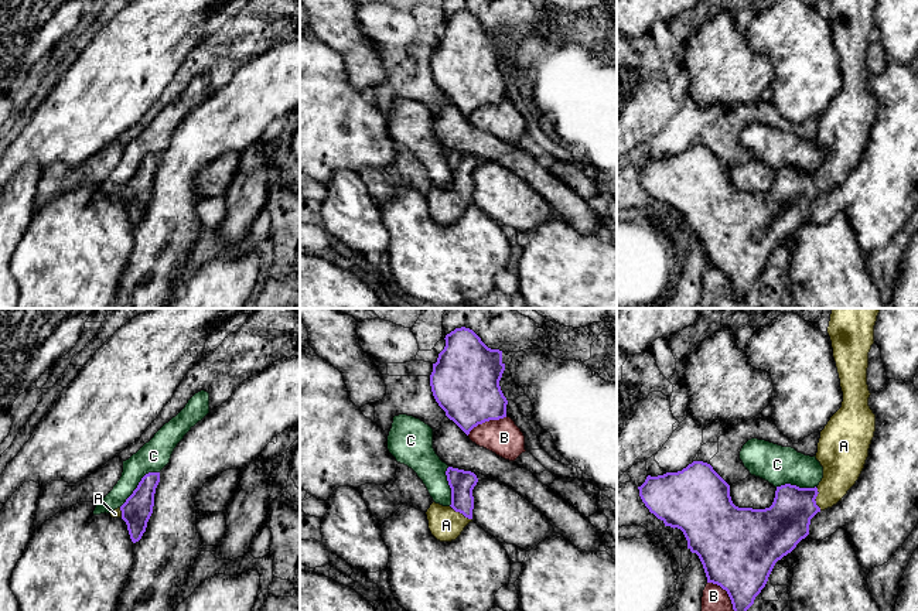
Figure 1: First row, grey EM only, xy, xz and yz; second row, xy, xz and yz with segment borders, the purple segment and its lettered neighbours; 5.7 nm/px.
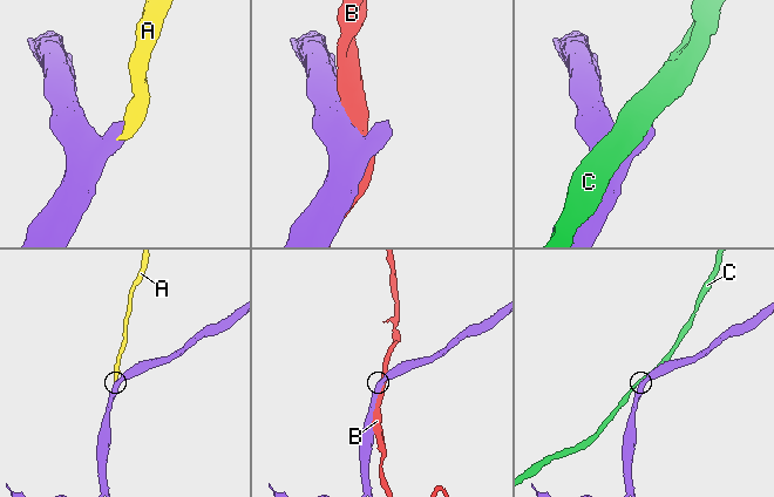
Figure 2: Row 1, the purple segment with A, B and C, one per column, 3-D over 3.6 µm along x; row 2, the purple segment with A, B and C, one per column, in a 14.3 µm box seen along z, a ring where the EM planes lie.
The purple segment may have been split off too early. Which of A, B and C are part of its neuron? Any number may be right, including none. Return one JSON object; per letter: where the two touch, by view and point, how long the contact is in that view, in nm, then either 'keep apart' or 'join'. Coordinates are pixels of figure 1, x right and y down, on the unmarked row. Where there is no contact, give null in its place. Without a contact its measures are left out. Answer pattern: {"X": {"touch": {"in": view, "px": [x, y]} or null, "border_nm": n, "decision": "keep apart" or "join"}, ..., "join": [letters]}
{"A": {"touch": {"in": "yz", "px": [815, 181]}, "border_nm": 140, "decision": "join"}, "B": {"touch": {"in": "yz", "px": [729, 279]}, "border_nm": 300, "decision": "keep apart"}, "C": {"touch": {"in": "xy", "px": [139, 167]}, "border_nm": 300, "decision": "keep apart"}, "join": ["A"]}

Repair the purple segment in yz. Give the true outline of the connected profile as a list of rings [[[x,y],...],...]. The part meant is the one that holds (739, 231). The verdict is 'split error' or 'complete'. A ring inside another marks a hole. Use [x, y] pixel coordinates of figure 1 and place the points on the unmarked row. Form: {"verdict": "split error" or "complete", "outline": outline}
{"verdict": "split error", "outline": [[[830,0],[827,17],[832,24],[833,41],[836,45],[840,71],[843,75],[842,91],[830,100],[820,115],[816,143],[823,150],[823,161],[815,171],[799,171],[785,167],[777,170],[774,185],[765,192],[738,191],[730,180],[730,168],[703,144],[693,144],[678,156],[663,158],[648,158],[638,170],[639,180],[645,190],[661,202],[665,209],[678,211],[687,223],[687,232],[696,236],[703,248],[707,266],[720,269],[727,274],[733,293],[738,298],[745,298],[754,287],[755,280],[765,270],[768,260],[778,243],[791,236],[796,228],[809,218],[810,202],[820,194],[832,191],[847,177],[859,163],[868,132],[876,115],[876,98],[868,89],[870,74],[867,68],[868,35],[874,27],[874,8],[877,0]]]}

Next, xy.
{"verdict": "split error", "outline": [[[160,156],[146,157],[126,185],[110,195],[112,201],[122,201],[126,205],[133,226],[139,225],[146,215],[158,165]]]}

